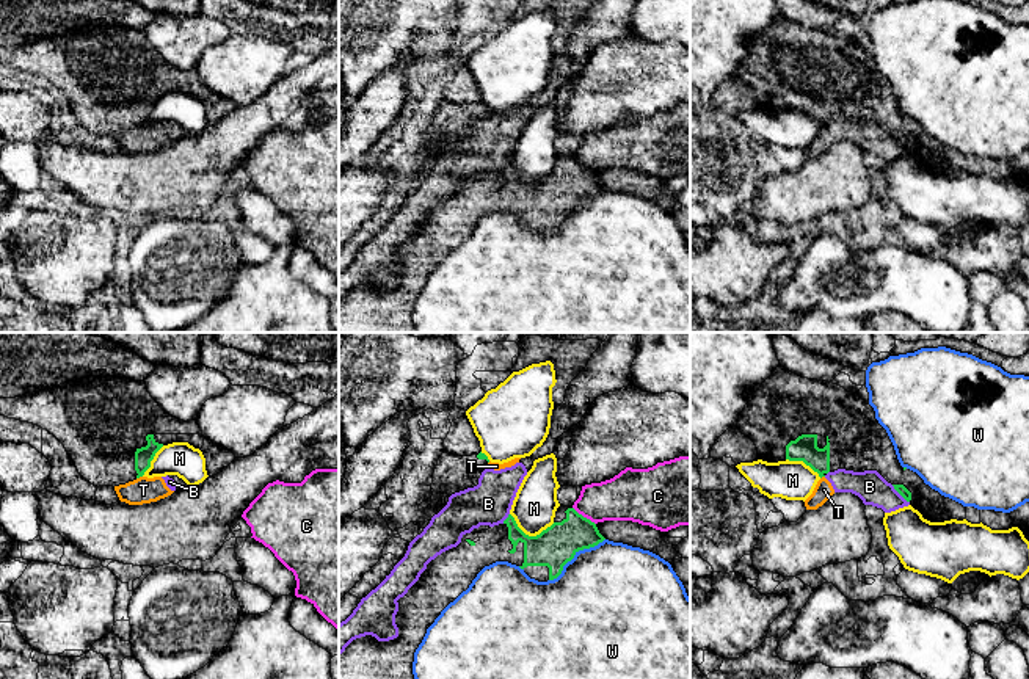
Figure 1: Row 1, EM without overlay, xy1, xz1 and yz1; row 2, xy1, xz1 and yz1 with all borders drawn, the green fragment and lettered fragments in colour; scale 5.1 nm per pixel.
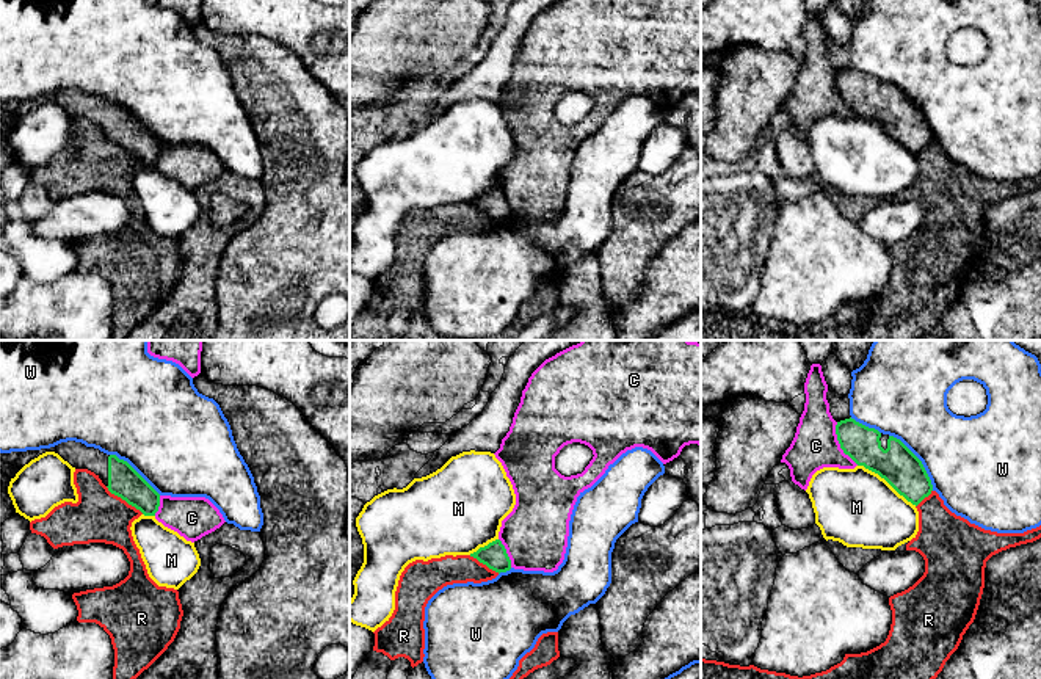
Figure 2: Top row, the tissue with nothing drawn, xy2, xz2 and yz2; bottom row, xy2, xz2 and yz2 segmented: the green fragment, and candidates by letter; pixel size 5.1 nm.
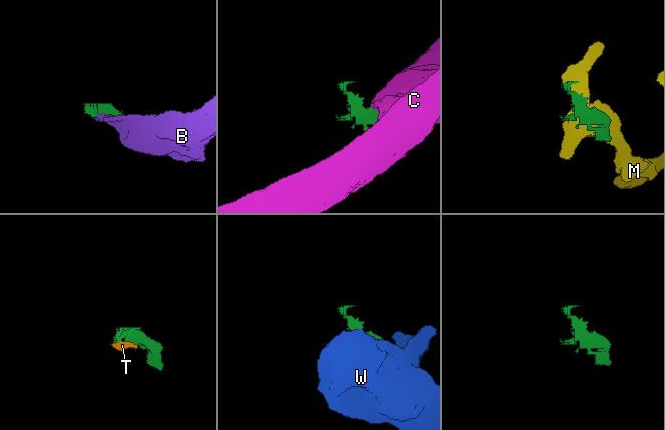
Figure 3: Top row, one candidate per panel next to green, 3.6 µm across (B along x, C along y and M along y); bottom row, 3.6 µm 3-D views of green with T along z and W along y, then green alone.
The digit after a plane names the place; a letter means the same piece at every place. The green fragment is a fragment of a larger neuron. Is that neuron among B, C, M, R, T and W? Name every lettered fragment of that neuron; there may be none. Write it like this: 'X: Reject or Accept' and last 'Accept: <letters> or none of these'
B: Reject
C: Reject
M: Reject
R: Reject
T: Reject
W: Reject
Accept: none of these

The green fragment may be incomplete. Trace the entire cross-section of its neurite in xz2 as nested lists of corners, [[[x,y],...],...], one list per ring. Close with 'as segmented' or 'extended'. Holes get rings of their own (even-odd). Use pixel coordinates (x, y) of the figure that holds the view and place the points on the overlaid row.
[[[500,539],[480,547],[477,552],[470,554],[470,557],[477,558],[480,563],[499,574],[511,569],[511,560]]] | as segmented

